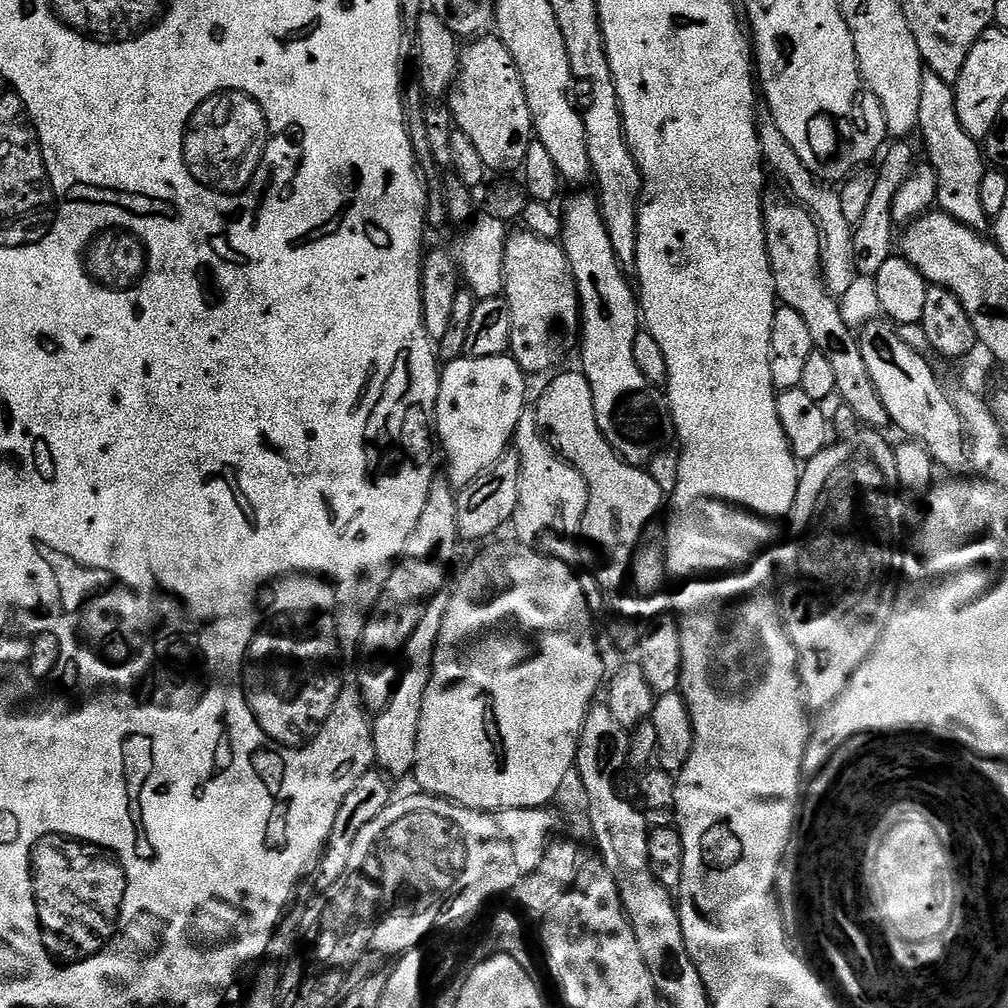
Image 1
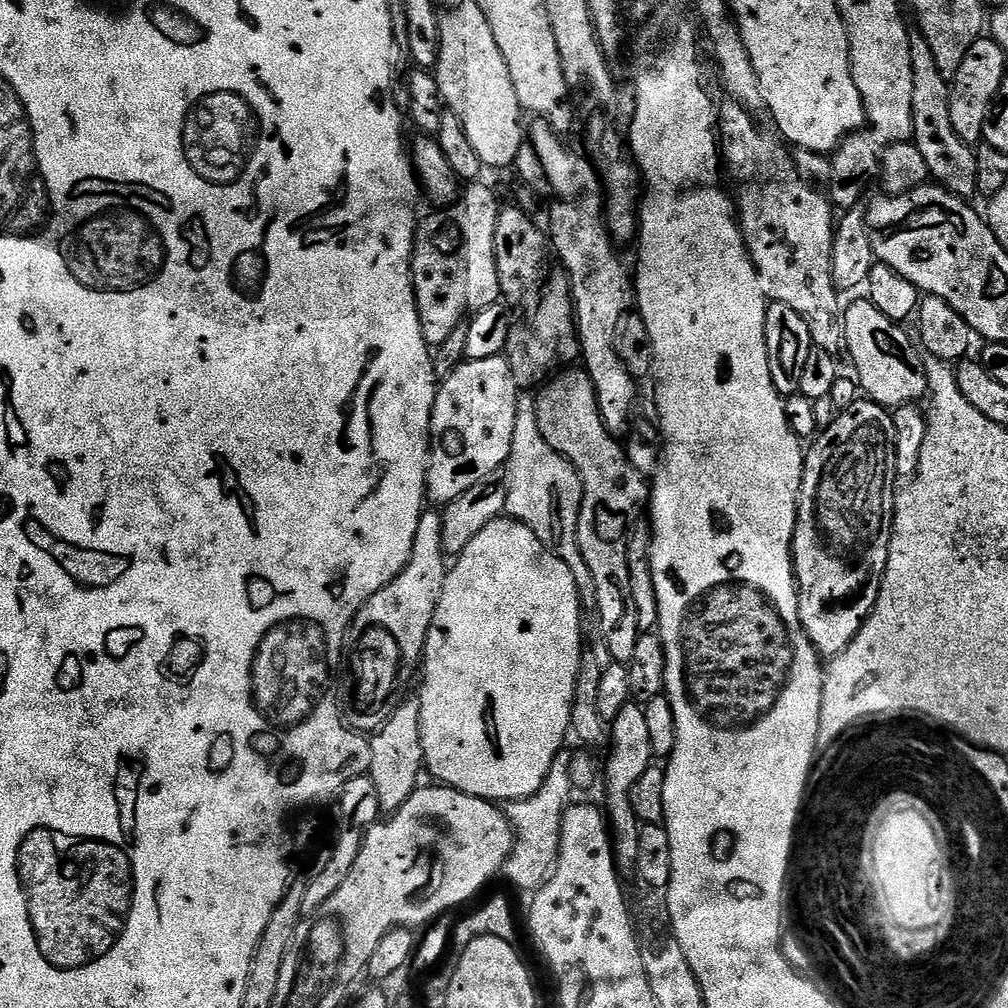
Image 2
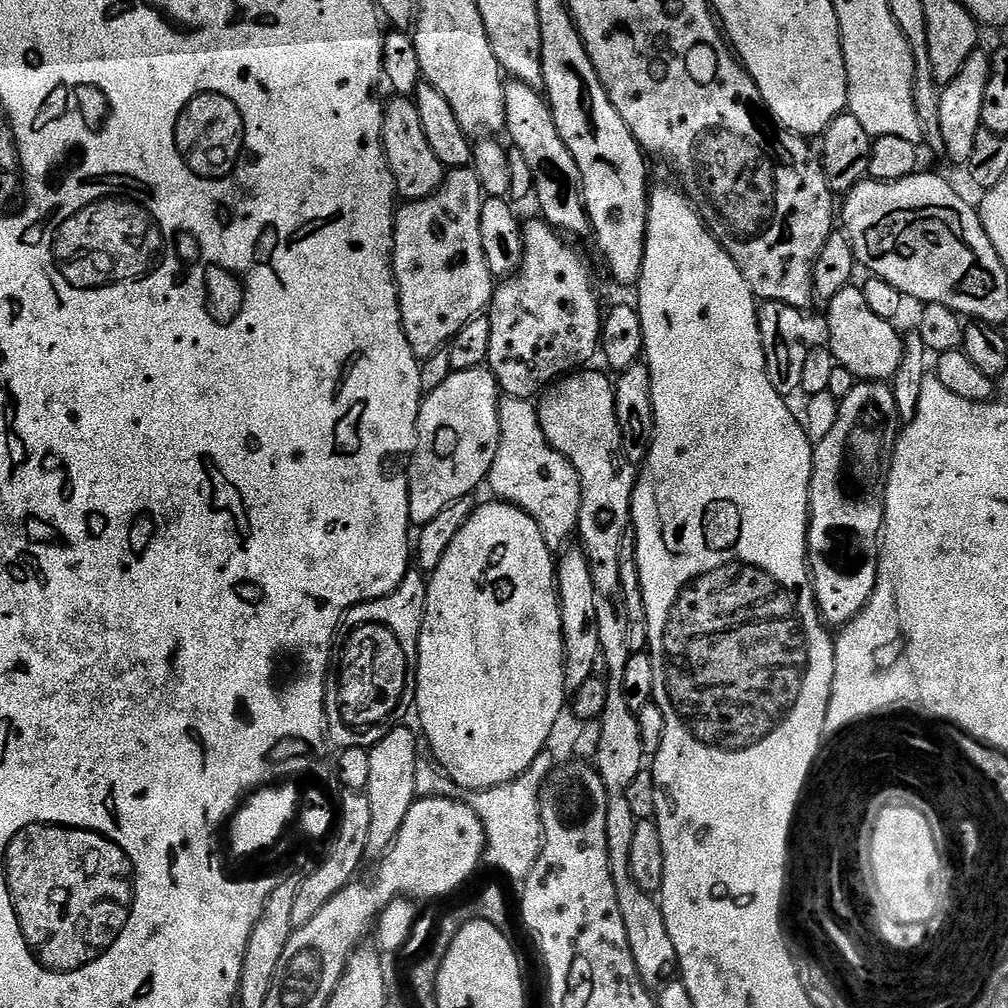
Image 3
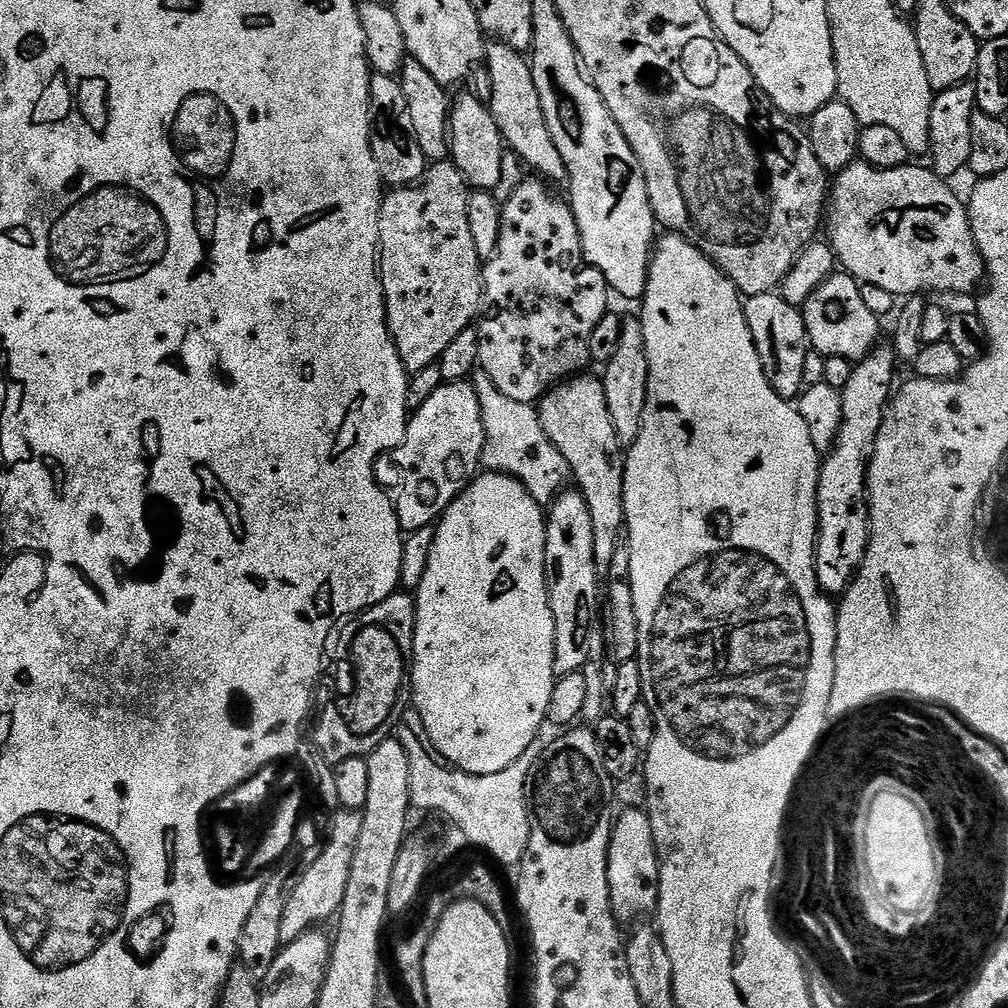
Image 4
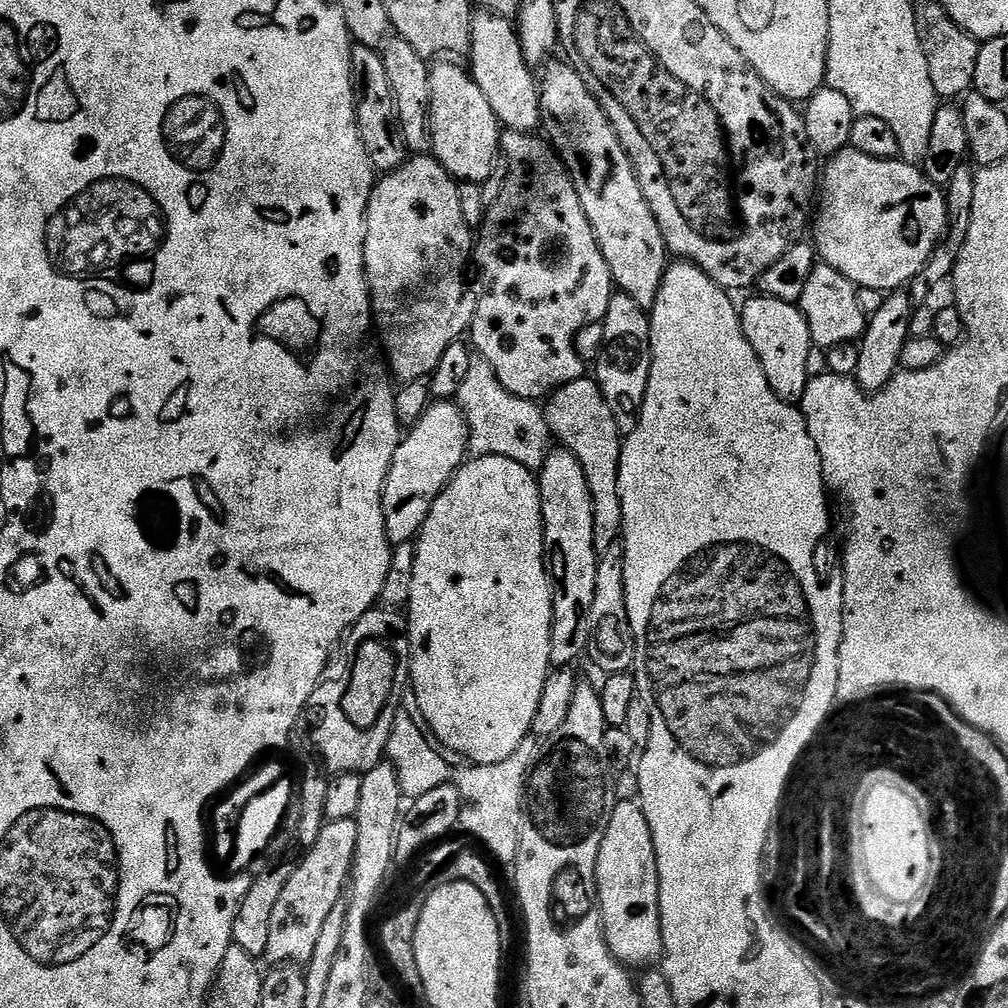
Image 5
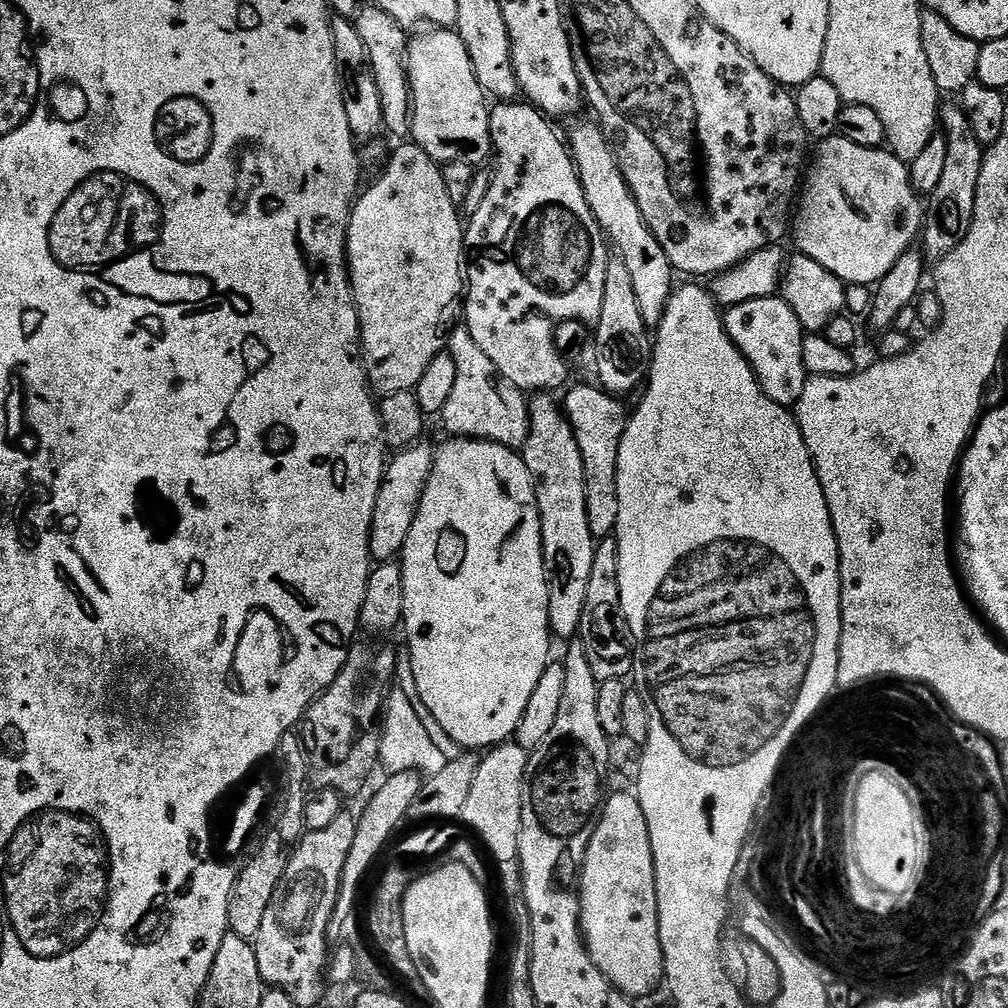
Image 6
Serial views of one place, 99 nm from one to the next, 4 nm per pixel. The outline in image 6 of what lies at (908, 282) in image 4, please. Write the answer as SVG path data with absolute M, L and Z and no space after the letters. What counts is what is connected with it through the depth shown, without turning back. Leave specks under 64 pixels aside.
M839 134L827 136L825 140L819 141L818 147L820 149L817 150L816 157L814 157L815 152L811 157L810 167L807 169L806 179L803 181L802 191L798 196L798 207L794 212L794 236L796 232L796 244L800 247L797 248L799 255L814 258L814 262L818 262L818 266L830 270L830 274L834 274L838 279L844 281L845 285L866 284L875 286L879 284L882 278L886 278L886 274L890 274L894 262L898 262L898 258L902 258L902 254L910 251L913 245L915 245L912 244L915 240L917 243L918 237L921 235L924 227L926 208L912 185L912 174L909 165L905 161L899 160L891 150L858 146L856 143L850 142L850 138Z

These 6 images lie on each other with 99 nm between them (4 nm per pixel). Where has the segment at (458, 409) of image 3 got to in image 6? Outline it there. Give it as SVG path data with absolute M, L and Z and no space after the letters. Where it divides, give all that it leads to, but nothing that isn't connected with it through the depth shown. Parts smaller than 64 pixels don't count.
M424 442L415 446L405 447L395 453L396 457L387 461L384 470L384 480L378 490L378 502L374 506L374 522L372 523L372 559L376 562L392 562L403 553L404 543L410 534L410 526L414 526L414 518L418 514L420 499L424 493L424 487L428 481L428 475L432 469L433 449L427 448Z

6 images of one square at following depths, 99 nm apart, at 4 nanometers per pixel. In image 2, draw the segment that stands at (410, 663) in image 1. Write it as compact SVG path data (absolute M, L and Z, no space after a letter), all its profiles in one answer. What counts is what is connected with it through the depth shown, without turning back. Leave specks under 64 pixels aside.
M405 698L400 701L400 704L394 710L394 714L387 722L382 725L382 727L376 731L376 733L371 737L370 740L370 766L367 770L367 775L372 777L372 781L374 782L374 790L378 794L378 802L380 803L380 811L384 814L391 814L397 812L402 805L405 804L408 799L414 795L418 787L418 781L416 779L419 778L420 772L422 776L422 769L424 768L424 751L422 750L422 726L420 725L420 702L419 699L416 698Z

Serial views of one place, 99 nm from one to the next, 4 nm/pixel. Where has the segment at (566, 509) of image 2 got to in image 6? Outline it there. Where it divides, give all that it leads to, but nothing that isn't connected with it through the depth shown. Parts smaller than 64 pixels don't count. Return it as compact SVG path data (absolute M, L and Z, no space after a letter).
M466 326L453 327L446 350L458 365L458 379L454 382L454 394L446 401L442 413L444 428L452 438L489 440L513 450L523 449L530 422L528 421L529 397L509 380L500 377L500 371L482 354L482 346L474 342L474 334Z

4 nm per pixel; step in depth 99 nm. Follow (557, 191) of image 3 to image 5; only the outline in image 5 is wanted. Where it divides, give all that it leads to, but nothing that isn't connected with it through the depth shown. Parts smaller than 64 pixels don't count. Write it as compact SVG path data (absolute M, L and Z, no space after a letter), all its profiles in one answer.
M483 10L473 11L470 22L470 46L466 53L472 59L470 75L482 90L490 110L505 129L514 132L535 133L540 123L540 90L537 73L528 65L522 54L520 36L516 25L507 16Z

